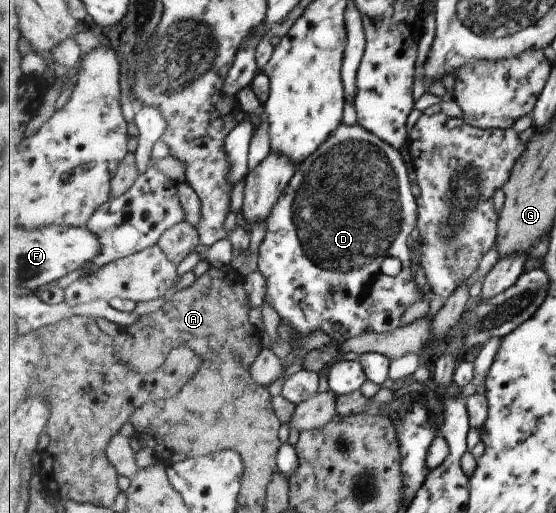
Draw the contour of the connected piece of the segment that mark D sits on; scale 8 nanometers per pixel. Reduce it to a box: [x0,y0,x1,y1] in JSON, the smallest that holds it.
[257,121,427,349]

